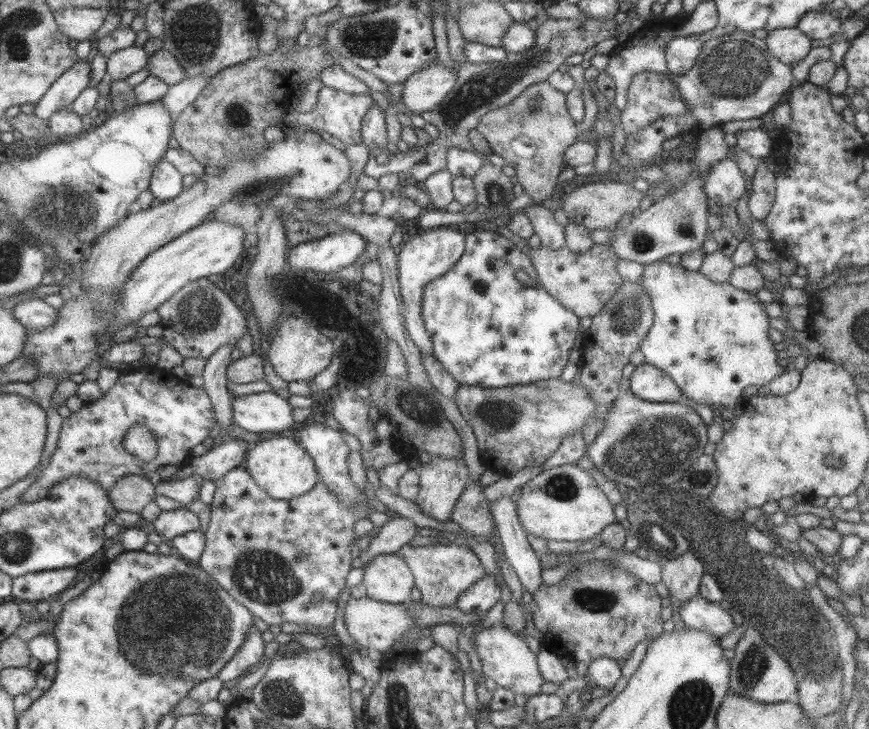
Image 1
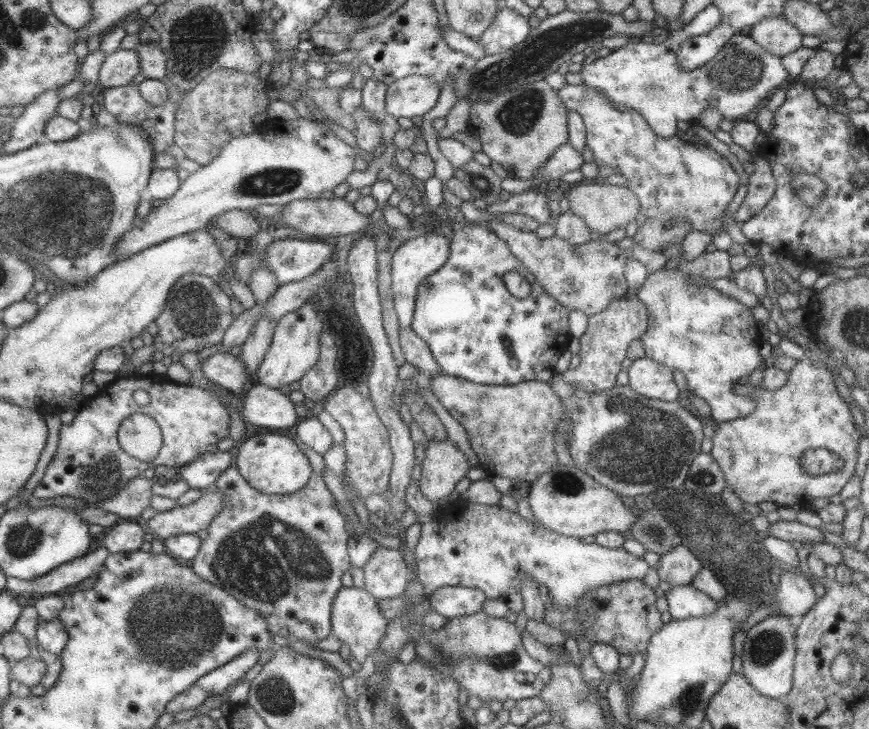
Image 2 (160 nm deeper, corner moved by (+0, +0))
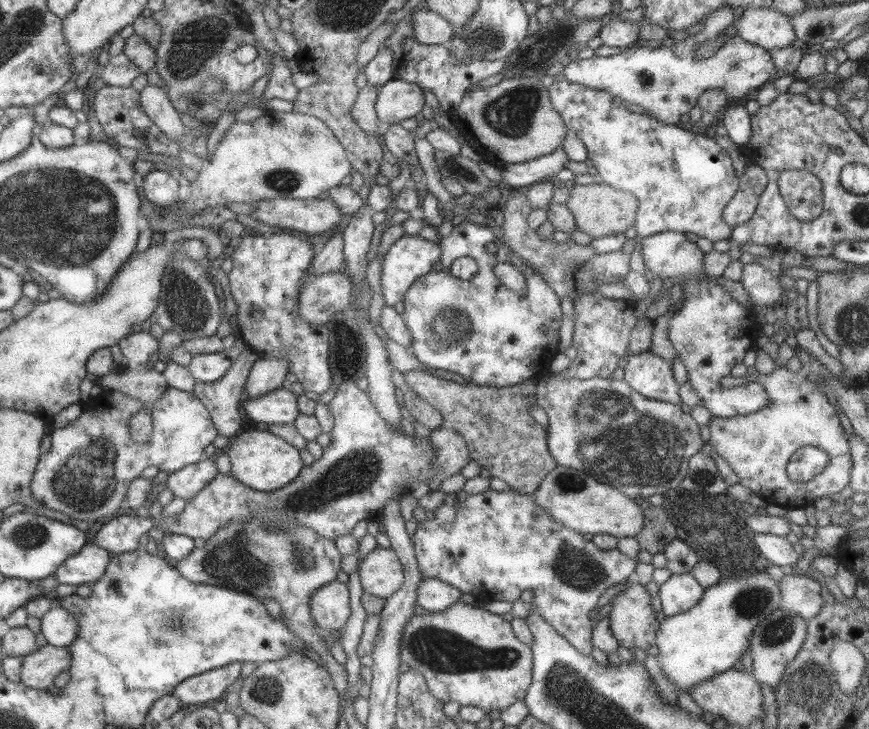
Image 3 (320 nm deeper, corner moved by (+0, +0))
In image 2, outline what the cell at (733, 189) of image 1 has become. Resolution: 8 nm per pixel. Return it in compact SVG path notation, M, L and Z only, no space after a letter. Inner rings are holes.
M567 84L559 88L557 97L567 111L576 112L582 118L593 162L597 166L616 168L627 181L626 187L637 197L640 212L646 219L658 218L667 224L667 228L678 218L691 225L691 230L680 242L680 254L665 261L665 271L699 256L712 242L711 234L725 229L721 220L740 183L725 157L703 142L688 143L676 135L671 138L658 137L638 112L631 108L616 110L606 98L583 84Z

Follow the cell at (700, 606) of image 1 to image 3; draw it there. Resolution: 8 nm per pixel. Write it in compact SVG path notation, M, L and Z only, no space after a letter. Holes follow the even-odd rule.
M690 572L671 574L658 588L663 614L670 617L689 610L701 598L703 591Z

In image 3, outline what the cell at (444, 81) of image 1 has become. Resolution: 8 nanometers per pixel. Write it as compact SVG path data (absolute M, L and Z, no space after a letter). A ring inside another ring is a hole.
M391 79L378 88L374 102L379 122L389 125L399 124L405 118L415 116L423 106L423 93L417 84L401 79Z

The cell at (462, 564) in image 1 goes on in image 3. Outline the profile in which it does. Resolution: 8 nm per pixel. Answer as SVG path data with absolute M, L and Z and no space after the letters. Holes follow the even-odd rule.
M491 489L484 490L477 494L467 494L462 490L456 492L449 492L443 498L440 506L433 511L433 519L427 519L425 521L418 521L414 532L411 537L414 545L414 555L418 564L418 569L421 572L422 578L435 578L441 580L441 582L447 583L453 588L461 590L463 593L469 593L471 595L479 594L479 592L485 592L485 598L491 598L491 600L504 600L505 602L513 602L519 599L519 595L524 590L531 590L533 593L531 604L534 611L539 614L541 618L547 624L551 625L559 636L562 636L571 646L574 646L581 654L590 656L592 648L592 628L591 622L593 618L589 618L589 612L596 610L597 600L601 593L609 586L624 582L633 574L635 570L635 563L630 558L621 554L616 548L611 550L601 550L595 545L585 542L582 534L575 532L575 530L567 528L567 526L560 525L559 521L556 521L547 511L544 511L534 499L534 493L531 497L519 494L516 491L495 491Z

